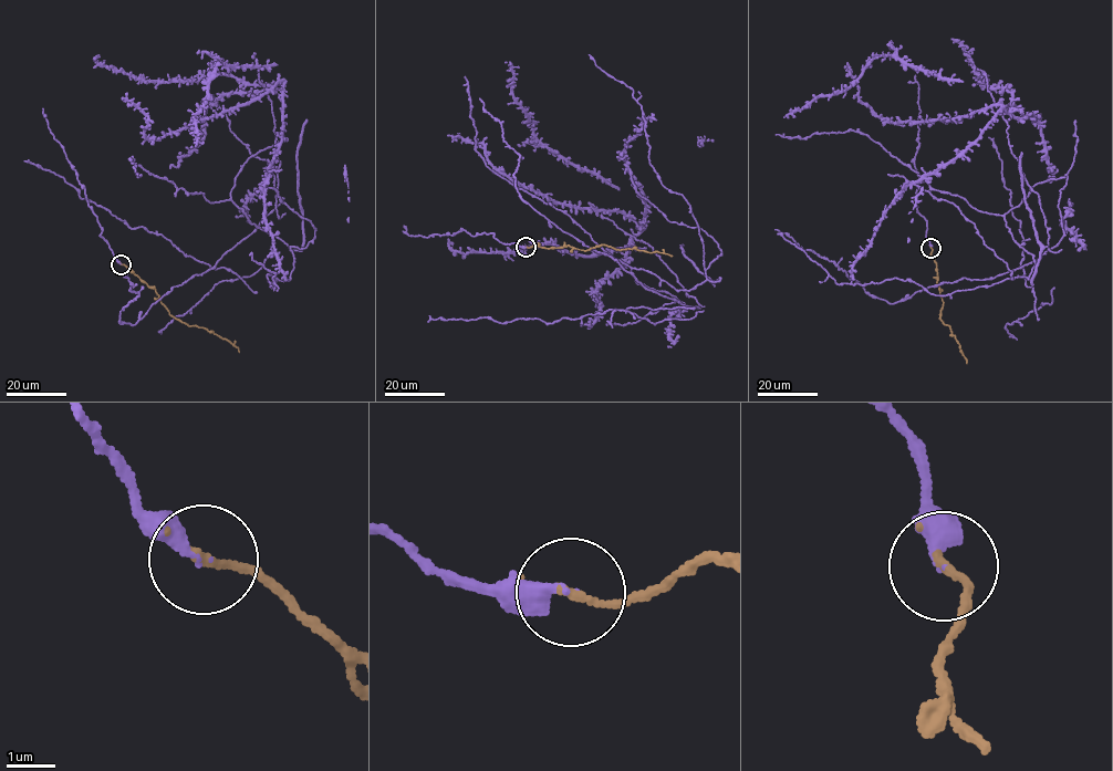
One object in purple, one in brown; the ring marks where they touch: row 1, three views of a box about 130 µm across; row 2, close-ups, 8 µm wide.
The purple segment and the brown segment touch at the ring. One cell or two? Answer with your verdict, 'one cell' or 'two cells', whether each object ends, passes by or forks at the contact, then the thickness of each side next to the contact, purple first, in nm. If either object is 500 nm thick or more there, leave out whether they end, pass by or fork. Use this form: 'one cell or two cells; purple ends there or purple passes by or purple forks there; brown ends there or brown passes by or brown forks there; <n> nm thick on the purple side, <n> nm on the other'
one cell; purple ends there; brown ends there; 200 nm thick on the purple side, 190 nm on the other

